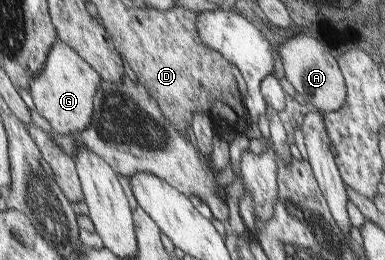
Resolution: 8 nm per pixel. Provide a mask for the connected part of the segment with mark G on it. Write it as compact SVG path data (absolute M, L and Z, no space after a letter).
M61 40L47 52L43 69L29 83L29 95L35 109L49 123L57 135L78 134L89 127L91 121L91 99L102 79L77 52Z

